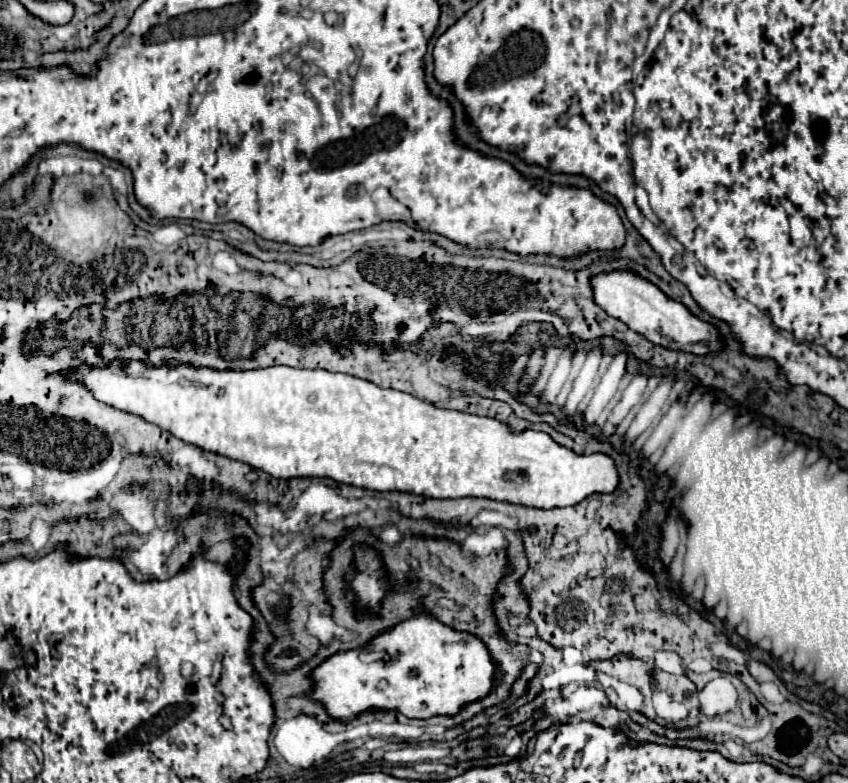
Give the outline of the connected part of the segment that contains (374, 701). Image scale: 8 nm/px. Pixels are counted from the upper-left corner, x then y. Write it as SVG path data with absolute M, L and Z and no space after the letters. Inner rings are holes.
M421 613L409 621L399 623L389 633L379 635L367 647L337 653L327 659L319 669L313 671L317 687L311 697L327 705L329 715L341 721L353 719L357 713L375 707L375 709L399 709L407 717L433 717L433 715L455 715L463 703L477 701L489 693L497 667L489 661L489 651L485 645L469 633L453 631L433 617Z

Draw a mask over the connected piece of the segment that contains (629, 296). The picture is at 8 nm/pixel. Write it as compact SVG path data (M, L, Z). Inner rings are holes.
M615 269L609 273L599 273L591 277L591 289L595 303L611 317L621 319L629 329L637 331L645 339L665 349L689 351L695 355L719 353L723 349L723 339L719 329L697 315L693 315L683 303L667 297L657 285L643 279L629 269Z

